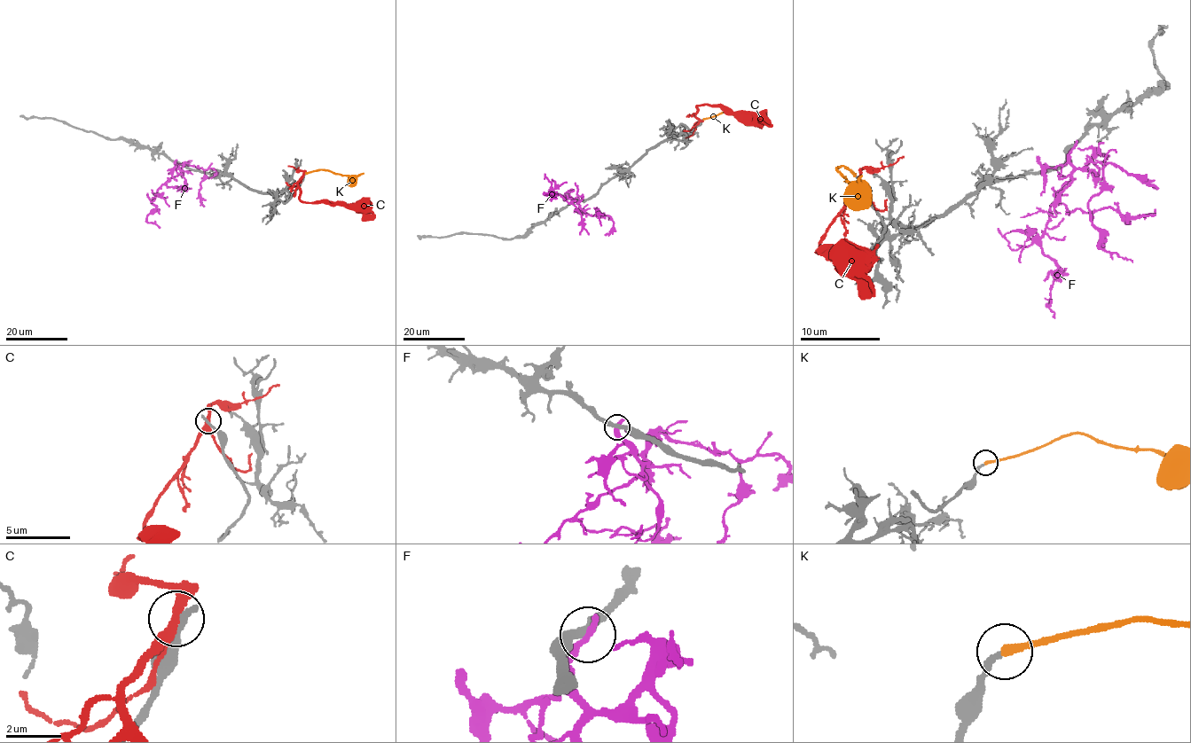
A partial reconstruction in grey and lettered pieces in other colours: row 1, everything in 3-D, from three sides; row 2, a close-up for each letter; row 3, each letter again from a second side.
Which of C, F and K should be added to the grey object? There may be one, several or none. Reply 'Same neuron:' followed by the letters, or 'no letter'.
Same neuron: no letter

